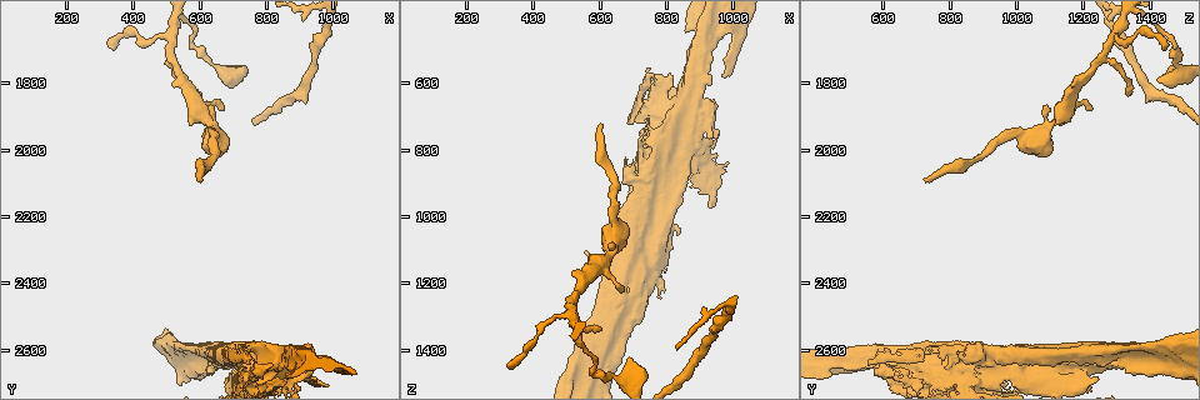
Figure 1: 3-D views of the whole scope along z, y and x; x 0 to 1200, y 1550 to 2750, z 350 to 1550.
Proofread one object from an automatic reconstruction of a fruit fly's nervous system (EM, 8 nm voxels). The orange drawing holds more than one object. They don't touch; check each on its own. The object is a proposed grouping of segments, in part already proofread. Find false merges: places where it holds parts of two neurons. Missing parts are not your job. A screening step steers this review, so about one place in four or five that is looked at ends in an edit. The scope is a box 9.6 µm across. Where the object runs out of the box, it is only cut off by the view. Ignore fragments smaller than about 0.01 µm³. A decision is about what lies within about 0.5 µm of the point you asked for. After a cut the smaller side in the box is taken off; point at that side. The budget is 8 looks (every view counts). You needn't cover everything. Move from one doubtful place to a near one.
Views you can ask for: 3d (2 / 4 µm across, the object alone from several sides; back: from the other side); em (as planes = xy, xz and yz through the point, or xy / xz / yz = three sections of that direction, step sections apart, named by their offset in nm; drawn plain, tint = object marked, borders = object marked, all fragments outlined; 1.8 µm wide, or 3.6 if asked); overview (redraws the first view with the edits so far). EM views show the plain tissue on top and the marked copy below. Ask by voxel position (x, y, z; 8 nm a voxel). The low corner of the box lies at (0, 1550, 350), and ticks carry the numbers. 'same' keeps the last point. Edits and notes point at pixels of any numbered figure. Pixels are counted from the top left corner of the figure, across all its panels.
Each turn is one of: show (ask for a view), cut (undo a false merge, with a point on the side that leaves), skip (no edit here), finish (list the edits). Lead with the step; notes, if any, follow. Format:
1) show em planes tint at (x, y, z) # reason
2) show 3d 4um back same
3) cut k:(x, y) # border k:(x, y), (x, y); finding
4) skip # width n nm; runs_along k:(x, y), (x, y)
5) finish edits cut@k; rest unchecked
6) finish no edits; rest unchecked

show em planes tint at (770, 2670, 630) # calibre changes

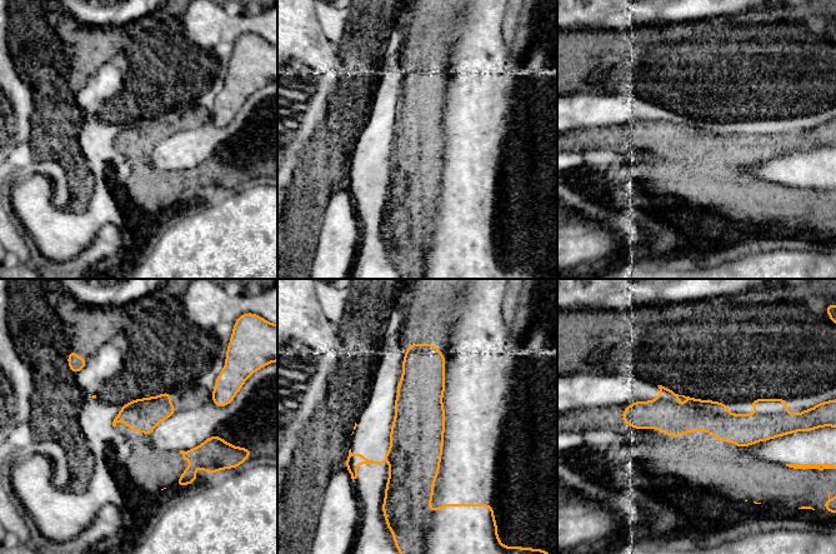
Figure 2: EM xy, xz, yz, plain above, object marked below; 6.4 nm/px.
skip # runs_along 2:(430, 347), (420, 389), (411, 494); all the same neuron

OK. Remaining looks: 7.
show em planes borders at (930, 2630, 440) # sudden change in width

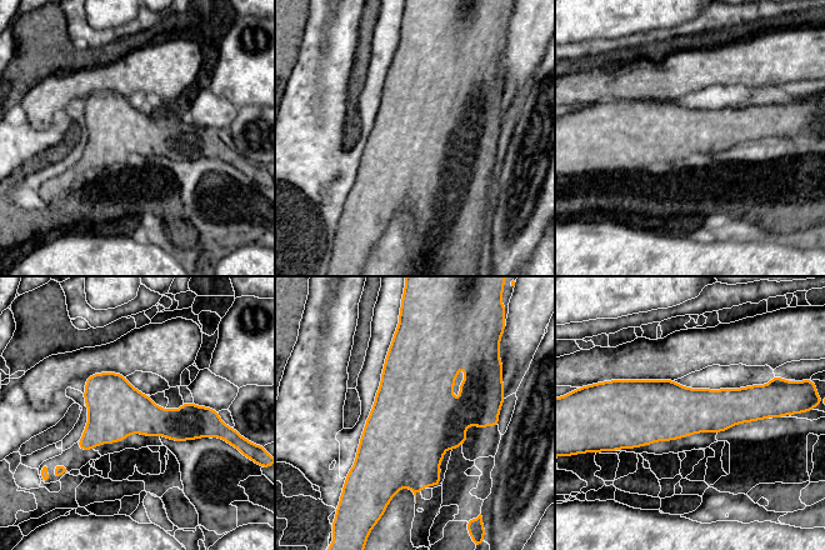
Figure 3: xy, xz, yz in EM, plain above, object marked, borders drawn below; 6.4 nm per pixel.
skip # continuous, no second neuron

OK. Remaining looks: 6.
show 3d 4um at (740, 2640, 1130) # closes a loop

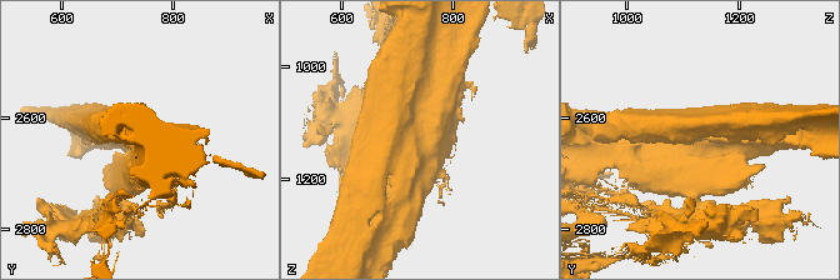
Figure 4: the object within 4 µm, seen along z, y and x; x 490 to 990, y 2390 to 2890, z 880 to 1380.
show em 3.6um xy step 8 tint at (735, 2645, 1125)

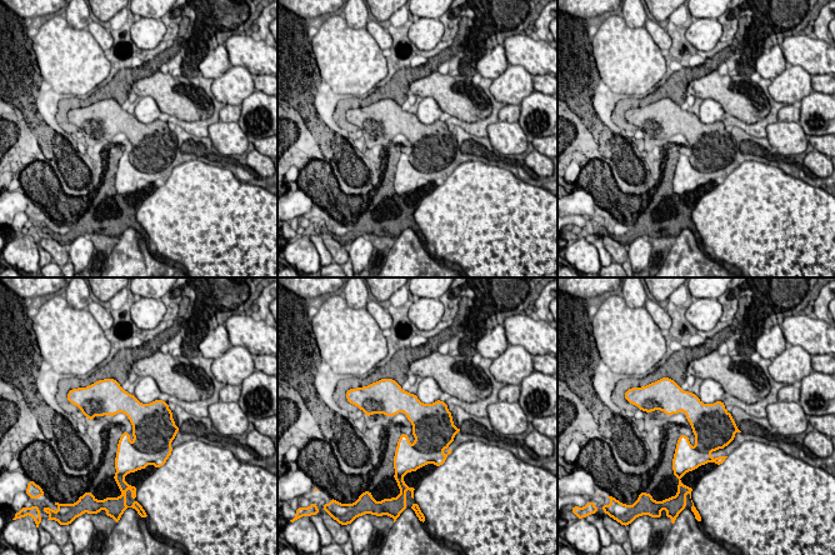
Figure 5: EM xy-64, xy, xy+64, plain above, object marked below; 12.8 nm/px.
show em 3.6um planes borders same

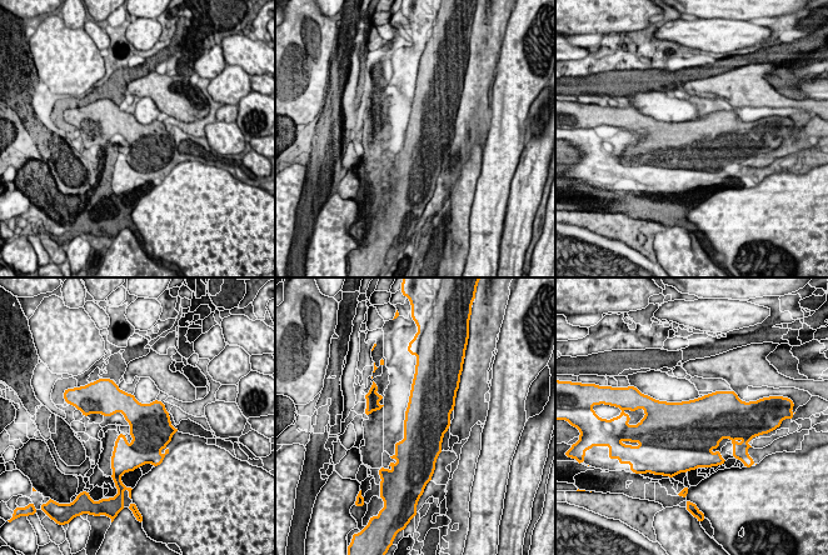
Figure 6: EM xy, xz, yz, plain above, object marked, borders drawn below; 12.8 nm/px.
skip # all the same neuron

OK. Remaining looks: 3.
finish no edits; rest unchecked

